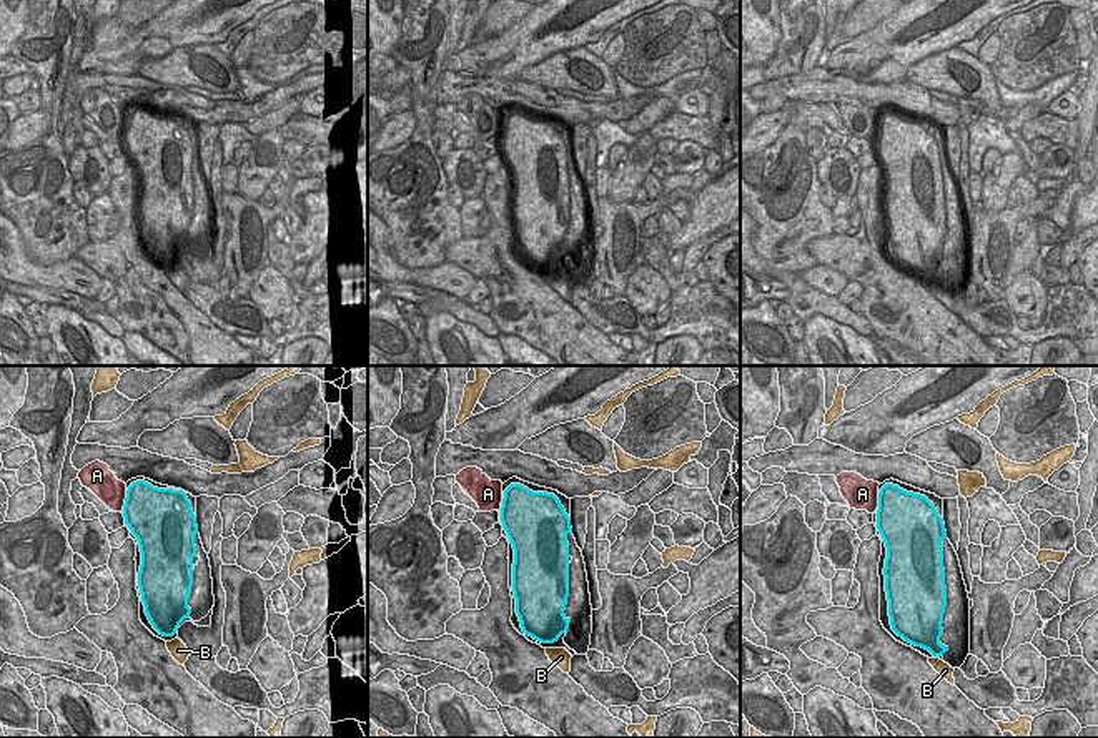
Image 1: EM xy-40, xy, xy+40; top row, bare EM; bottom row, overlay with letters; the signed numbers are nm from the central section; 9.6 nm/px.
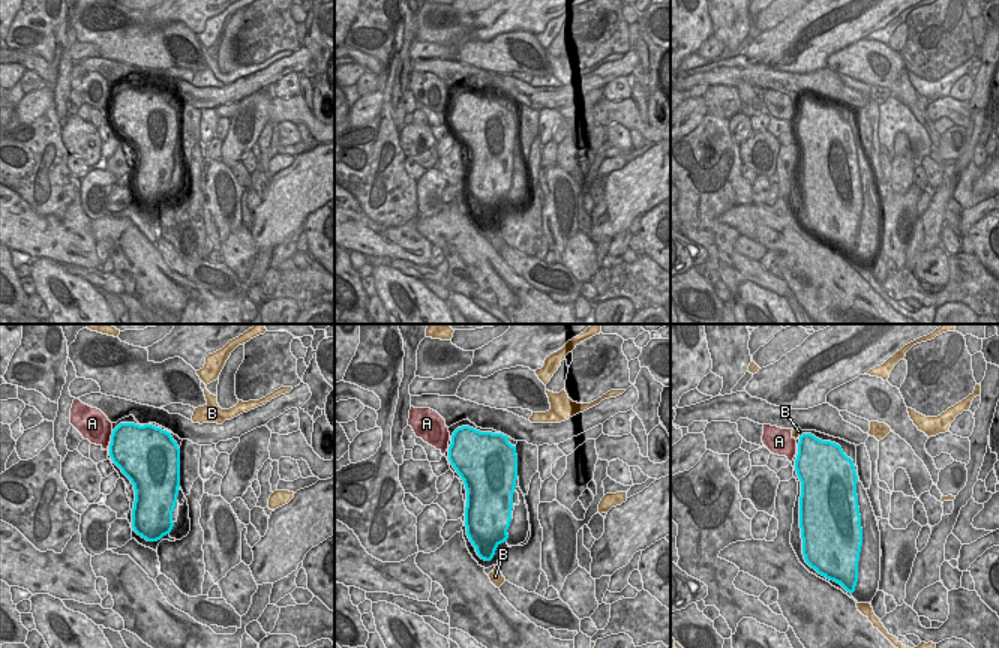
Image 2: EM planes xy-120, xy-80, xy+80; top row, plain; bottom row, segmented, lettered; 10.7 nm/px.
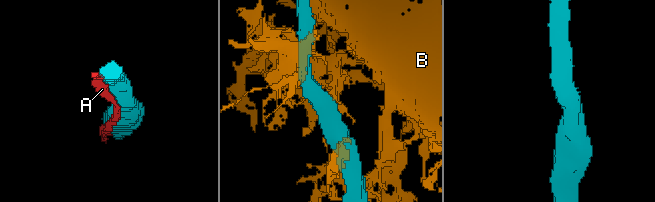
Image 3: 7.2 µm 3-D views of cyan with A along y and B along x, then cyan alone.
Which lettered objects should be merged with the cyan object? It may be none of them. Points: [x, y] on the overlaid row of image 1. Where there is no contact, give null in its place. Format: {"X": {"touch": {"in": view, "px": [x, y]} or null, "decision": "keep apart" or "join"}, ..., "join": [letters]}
{"A": {"touch": {"in": "xy-40", "px": [125, 501]}, "decision": "join"}, "B": {"touch": null, "decision": "keep apart"}, "join": ["A"]}

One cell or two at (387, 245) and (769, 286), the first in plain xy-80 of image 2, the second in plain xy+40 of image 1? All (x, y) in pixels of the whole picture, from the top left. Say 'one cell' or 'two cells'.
two cells

